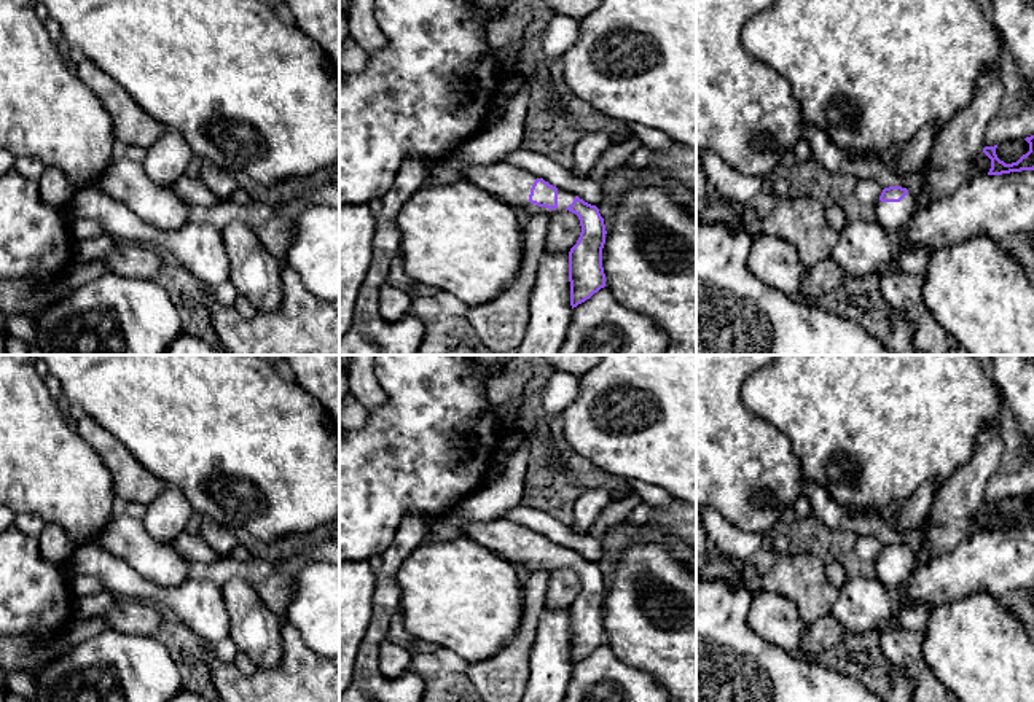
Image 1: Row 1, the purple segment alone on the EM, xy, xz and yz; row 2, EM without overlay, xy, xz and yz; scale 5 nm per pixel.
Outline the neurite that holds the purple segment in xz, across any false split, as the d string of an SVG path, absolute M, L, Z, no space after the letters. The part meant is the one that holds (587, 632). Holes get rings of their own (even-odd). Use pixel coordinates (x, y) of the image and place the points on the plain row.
M460 503L451 506L441 519L456 522L470 540L486 546L515 567L526 567L531 573L537 570L553 571L561 567L575 570L582 589L569 608L572 665L605 643L602 605L607 587L596 562L510 519L468 521L462 514Z

